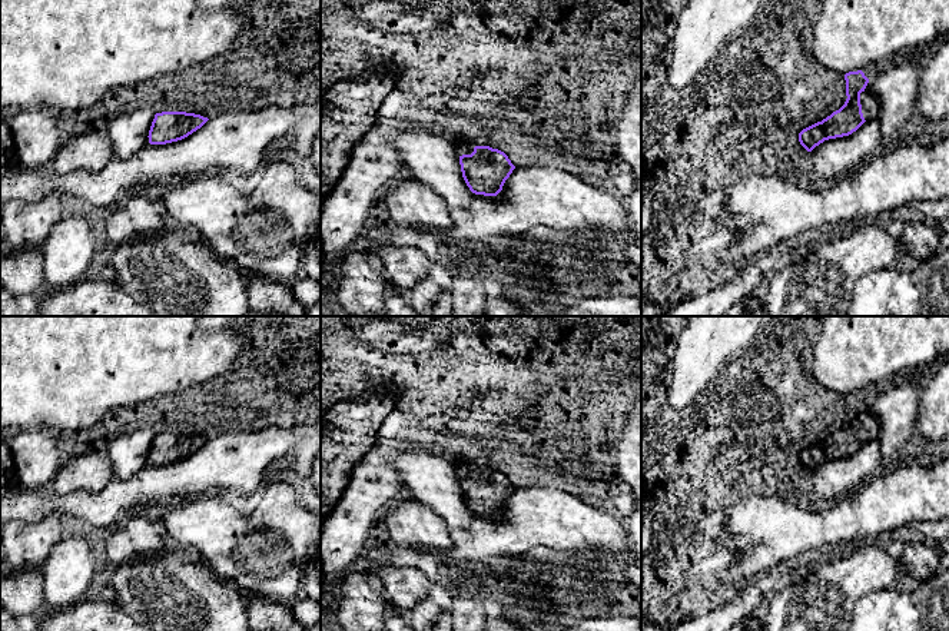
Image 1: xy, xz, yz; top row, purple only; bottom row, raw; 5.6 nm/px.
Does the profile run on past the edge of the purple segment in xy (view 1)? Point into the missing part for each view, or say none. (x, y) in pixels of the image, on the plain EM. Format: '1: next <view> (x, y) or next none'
1: next none

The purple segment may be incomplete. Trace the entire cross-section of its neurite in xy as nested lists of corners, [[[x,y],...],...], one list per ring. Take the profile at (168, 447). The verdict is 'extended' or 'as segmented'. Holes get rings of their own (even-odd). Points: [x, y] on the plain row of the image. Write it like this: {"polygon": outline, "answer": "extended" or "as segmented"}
{"polygon": [[[186,432],[156,434],[149,451],[150,465],[166,465],[182,461],[200,449],[209,439]]], "answer": "as segmented"}

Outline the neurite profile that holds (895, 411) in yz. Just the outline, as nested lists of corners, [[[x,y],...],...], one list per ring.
[[[907,382],[869,399],[865,412],[877,422],[876,441],[886,466],[913,446],[919,402],[920,389]]]

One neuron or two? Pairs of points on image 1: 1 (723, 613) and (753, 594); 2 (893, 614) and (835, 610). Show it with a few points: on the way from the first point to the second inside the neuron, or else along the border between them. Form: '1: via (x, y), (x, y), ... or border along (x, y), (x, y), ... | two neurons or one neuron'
1: via (730, 613), (736, 611), (746, 601) | one neuron
2: border along (879, 590), (866, 593), (855, 604), (850, 615) | two neurons

